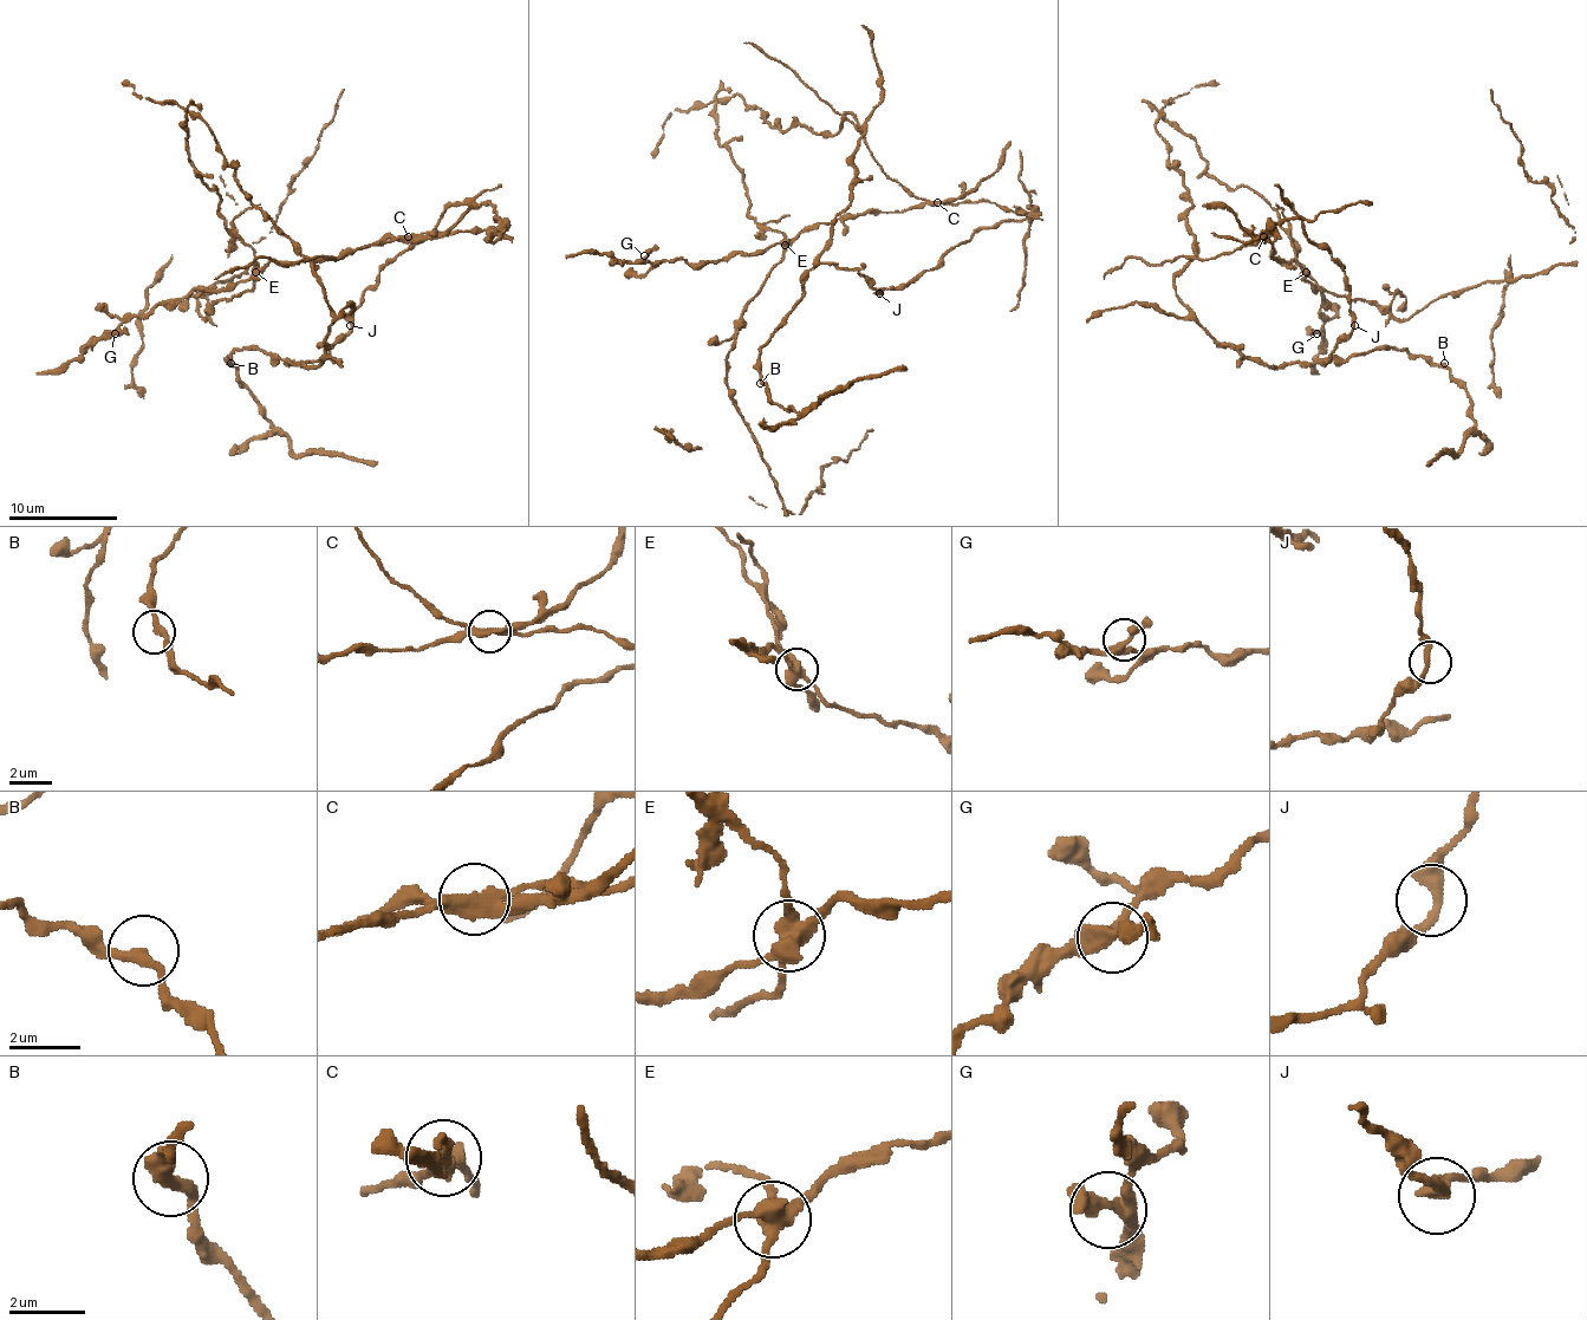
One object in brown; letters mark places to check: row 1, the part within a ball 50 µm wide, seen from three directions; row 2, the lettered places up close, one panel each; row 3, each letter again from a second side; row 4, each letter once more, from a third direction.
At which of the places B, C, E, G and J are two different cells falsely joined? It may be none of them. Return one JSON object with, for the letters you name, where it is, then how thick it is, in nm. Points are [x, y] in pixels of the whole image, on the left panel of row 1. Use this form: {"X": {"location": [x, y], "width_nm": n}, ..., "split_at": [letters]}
{"C": {"location": [408, 236], "width_nm": 400}, "E": {"location": [255, 272], "width_nm": 440}, "split_at": ["C", "E"]}

